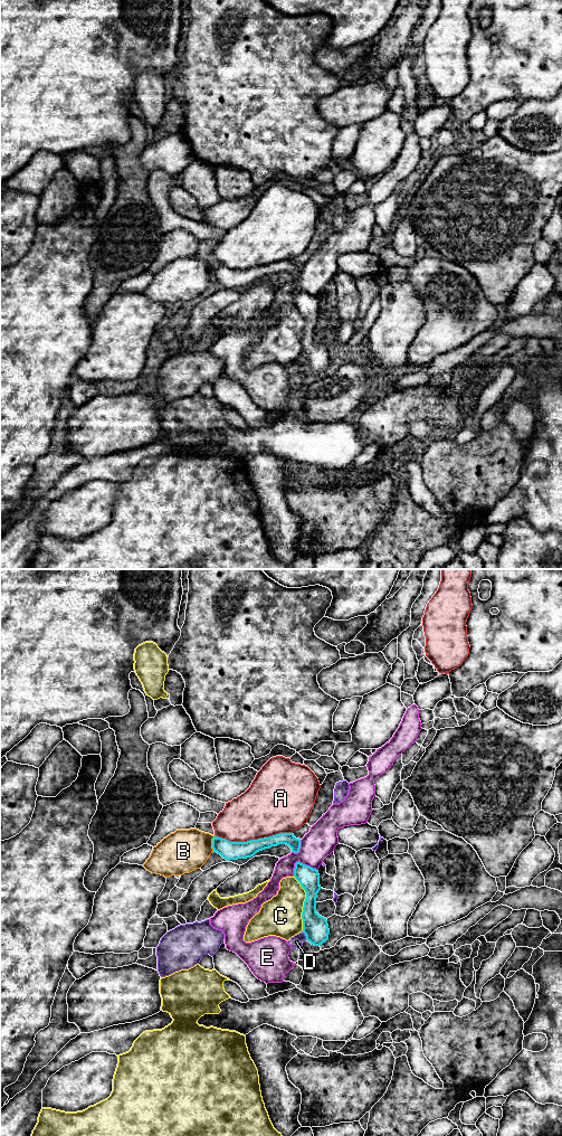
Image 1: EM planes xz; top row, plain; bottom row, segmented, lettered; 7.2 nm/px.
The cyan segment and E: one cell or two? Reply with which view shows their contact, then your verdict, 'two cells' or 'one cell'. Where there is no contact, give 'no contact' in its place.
contact in xz; two cells

